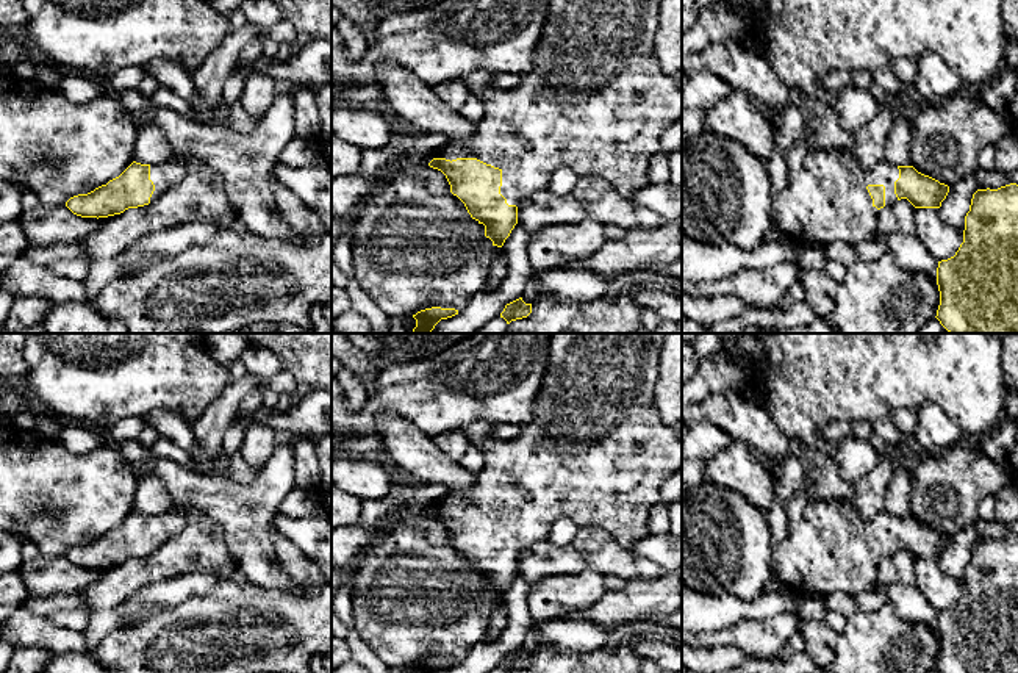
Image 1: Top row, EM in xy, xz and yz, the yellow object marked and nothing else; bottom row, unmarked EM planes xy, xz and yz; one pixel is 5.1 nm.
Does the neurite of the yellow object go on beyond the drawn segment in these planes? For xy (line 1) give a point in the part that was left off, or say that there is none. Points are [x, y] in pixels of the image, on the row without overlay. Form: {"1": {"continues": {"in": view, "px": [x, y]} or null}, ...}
{"1": {"continues": {"in": "xy", "px": [166, 526]}}}

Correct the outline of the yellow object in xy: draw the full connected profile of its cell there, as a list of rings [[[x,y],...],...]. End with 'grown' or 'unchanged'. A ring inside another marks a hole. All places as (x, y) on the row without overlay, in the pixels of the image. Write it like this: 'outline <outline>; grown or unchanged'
outline [[[133,512],[119,527],[88,545],[78,545],[66,557],[81,568],[108,568],[128,559],[155,552],[166,542],[175,538],[186,526],[183,512],[141,515]]]; grown

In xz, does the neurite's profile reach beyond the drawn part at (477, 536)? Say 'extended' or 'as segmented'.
extended

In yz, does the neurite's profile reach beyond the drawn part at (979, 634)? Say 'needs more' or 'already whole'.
already whole

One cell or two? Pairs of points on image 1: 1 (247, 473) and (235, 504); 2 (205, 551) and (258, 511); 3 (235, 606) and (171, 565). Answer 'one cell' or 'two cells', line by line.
1: two cells
2: two cells
3: two cells

